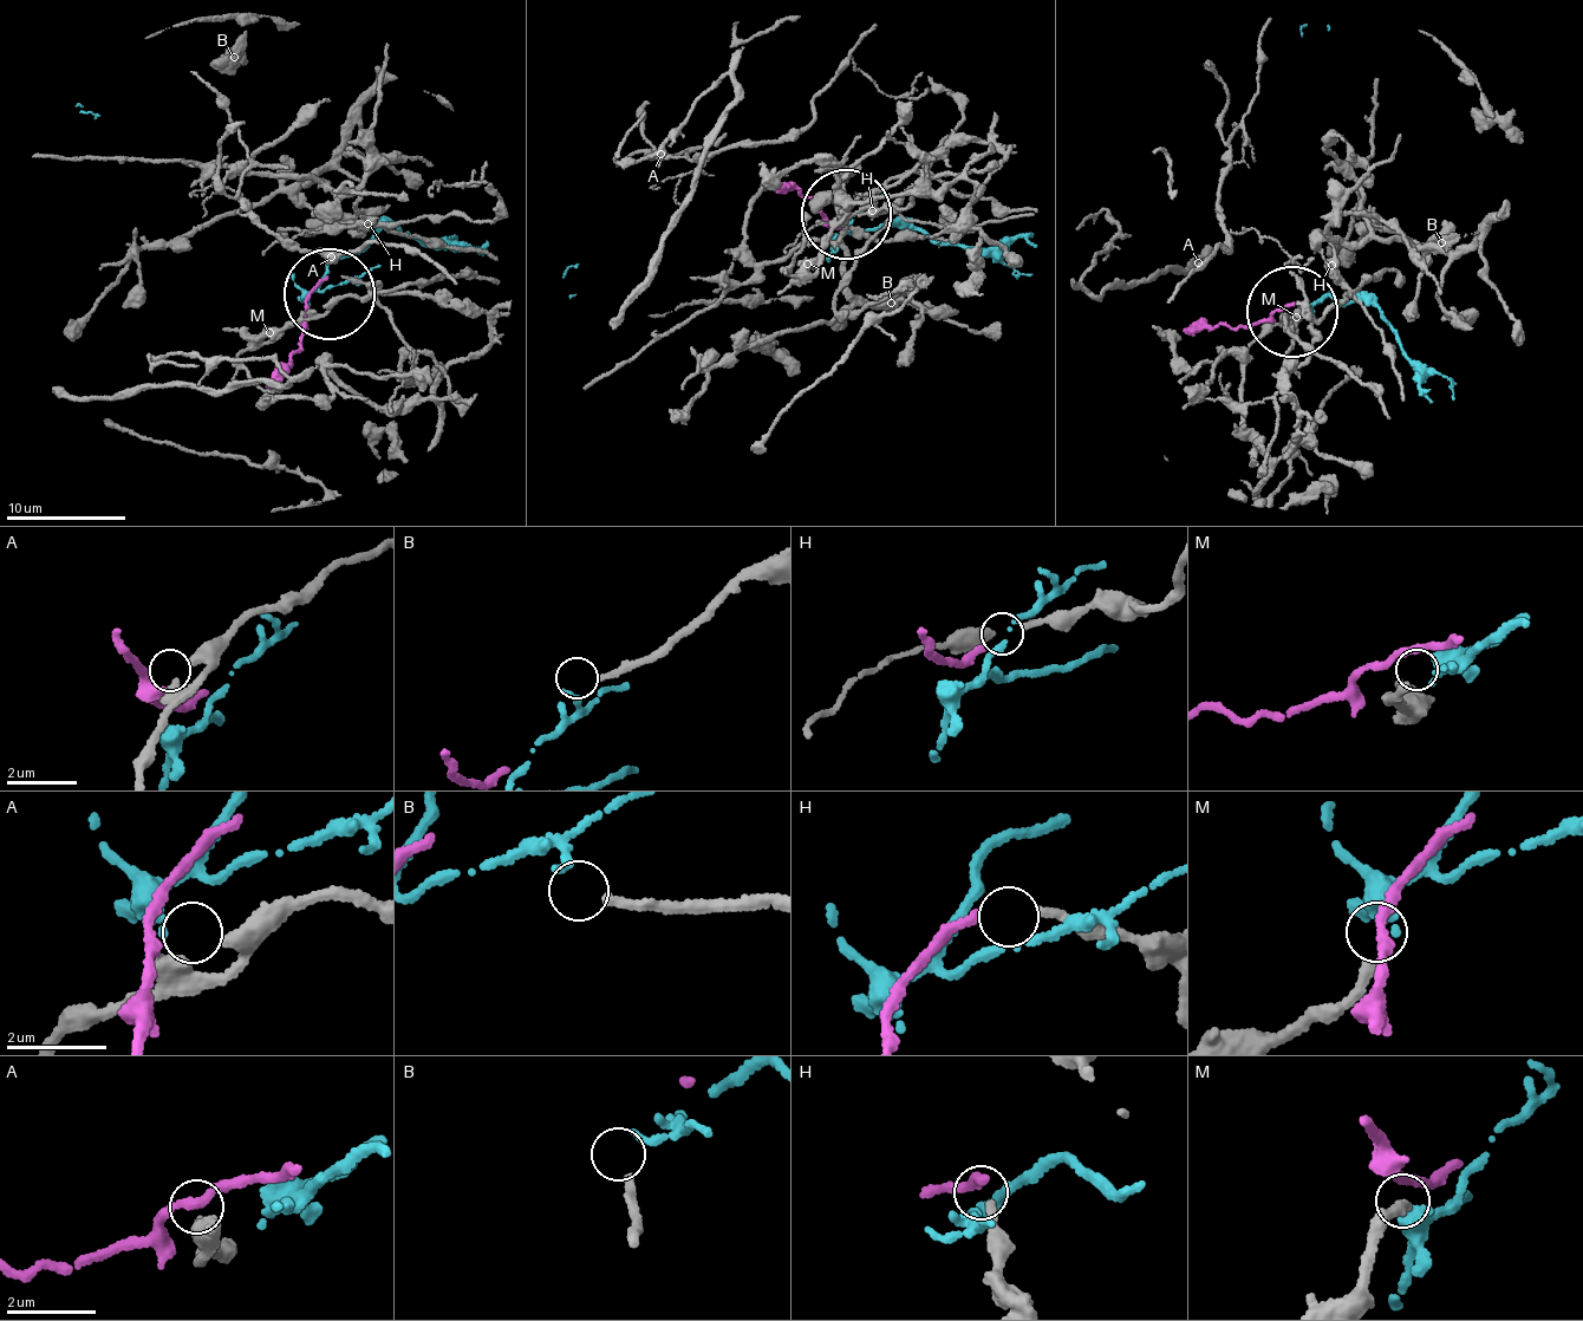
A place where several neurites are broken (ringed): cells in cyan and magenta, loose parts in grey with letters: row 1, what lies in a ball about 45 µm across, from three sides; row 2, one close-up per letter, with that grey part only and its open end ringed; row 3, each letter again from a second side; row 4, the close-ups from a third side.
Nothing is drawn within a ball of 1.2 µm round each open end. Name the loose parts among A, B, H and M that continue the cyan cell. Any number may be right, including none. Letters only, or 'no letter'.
M

